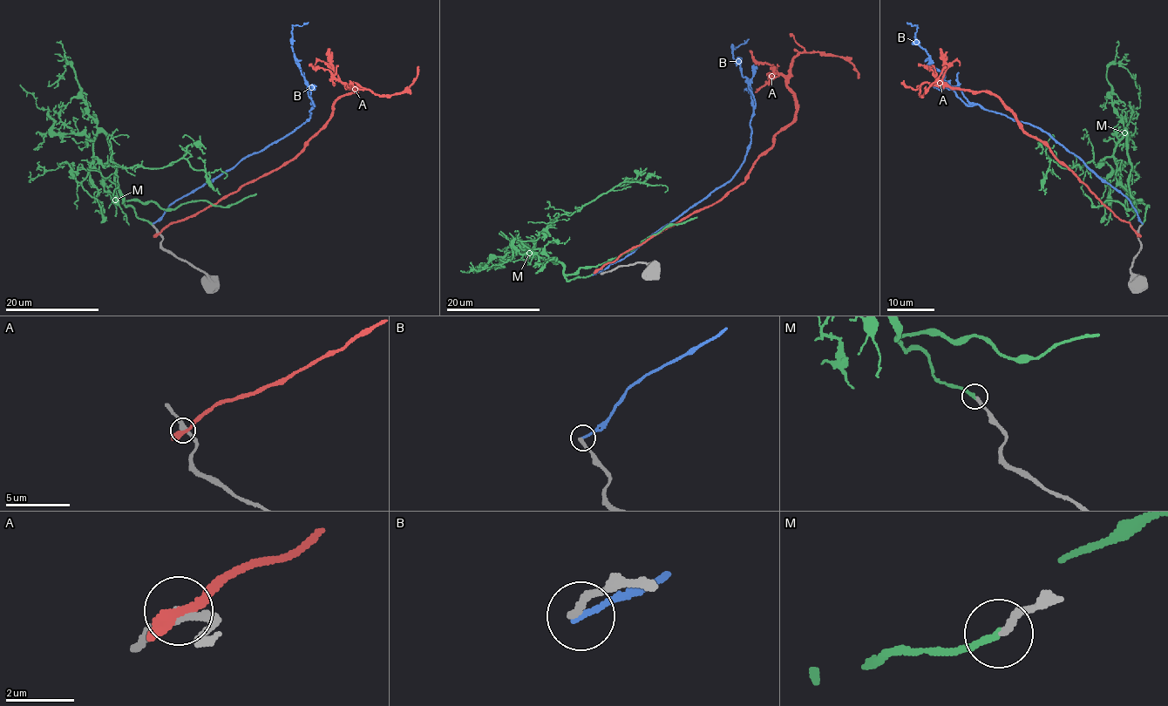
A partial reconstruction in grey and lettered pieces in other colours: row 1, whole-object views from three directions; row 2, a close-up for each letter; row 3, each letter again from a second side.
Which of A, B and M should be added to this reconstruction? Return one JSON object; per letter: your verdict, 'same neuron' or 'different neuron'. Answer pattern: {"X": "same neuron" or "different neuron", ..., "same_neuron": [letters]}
{"A": "different neuron", "B": "different neuron", "M": "same neuron", "same_neuron": ["M"]}

